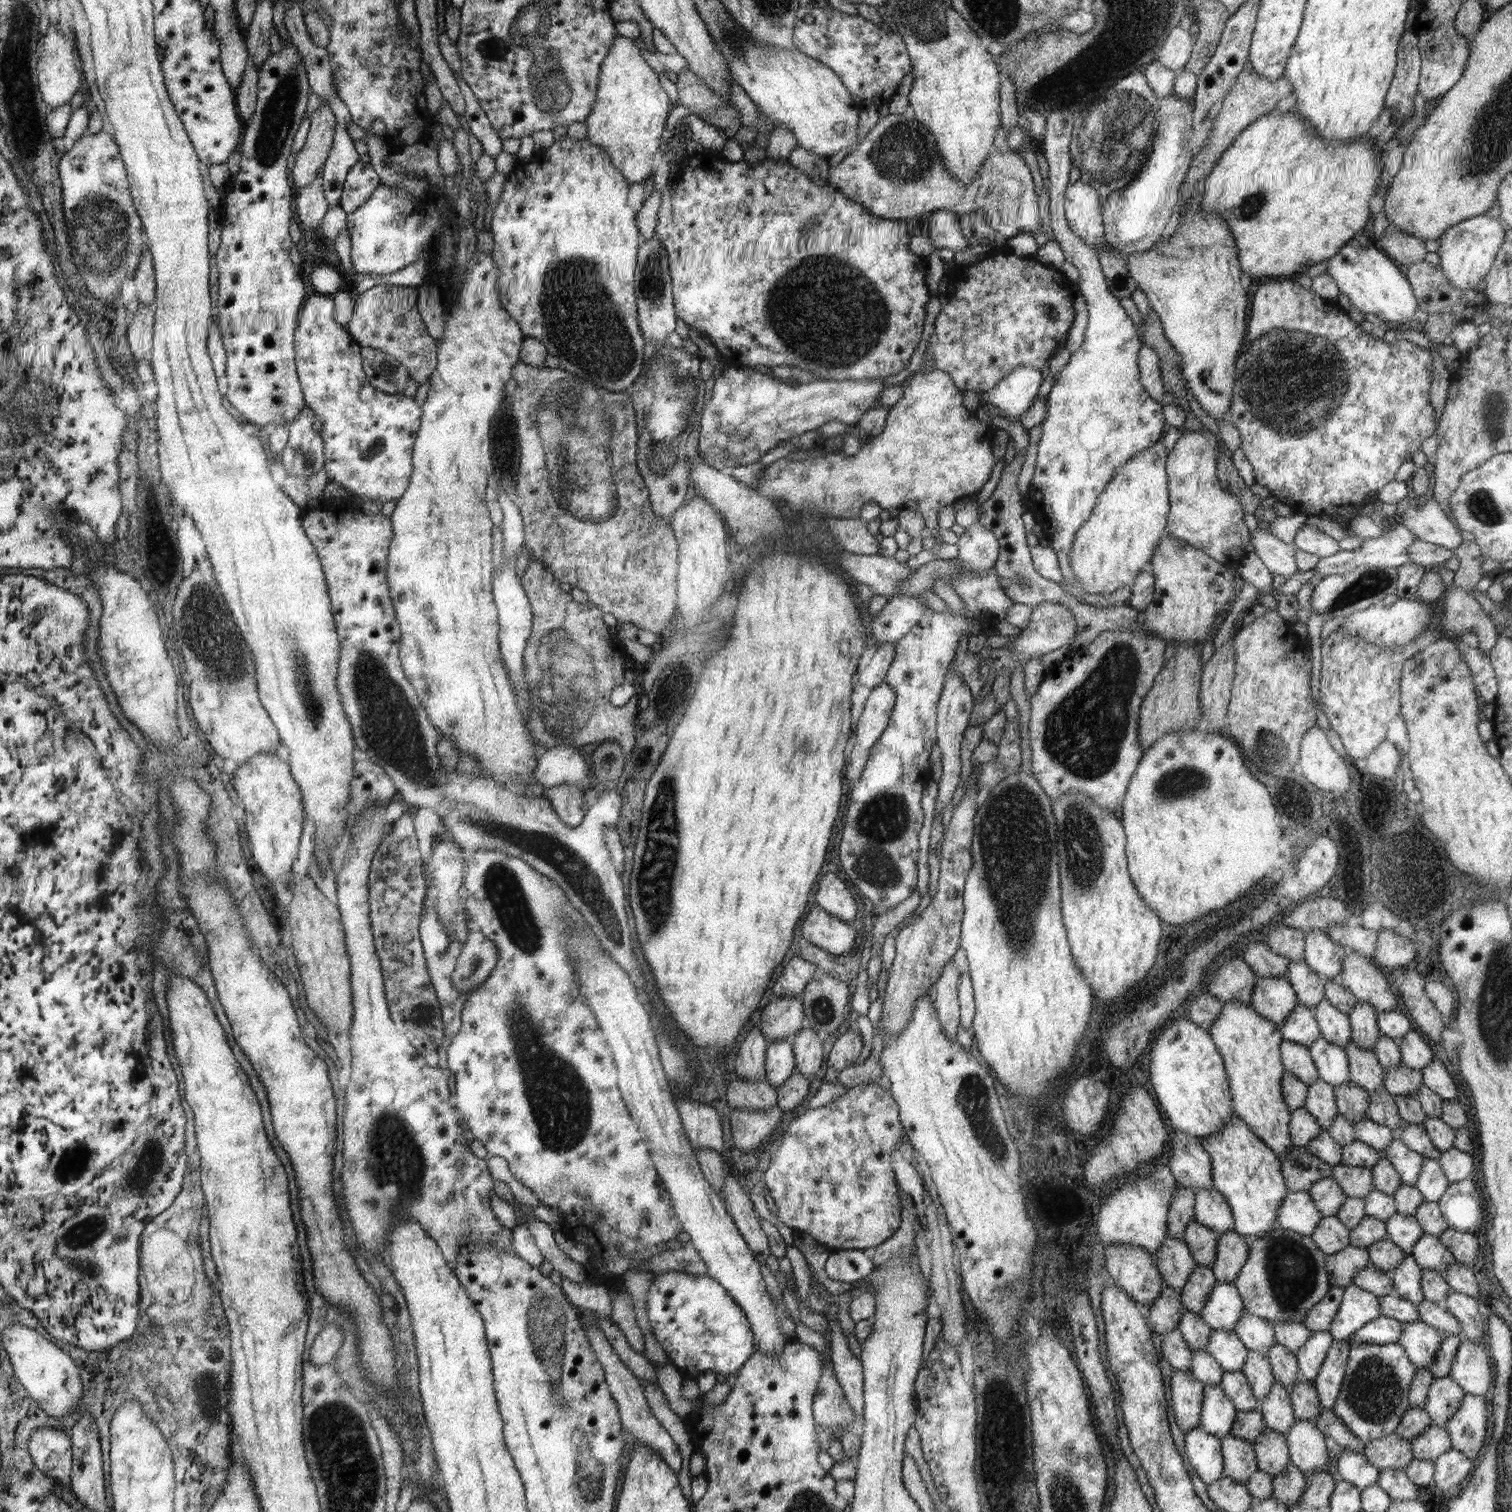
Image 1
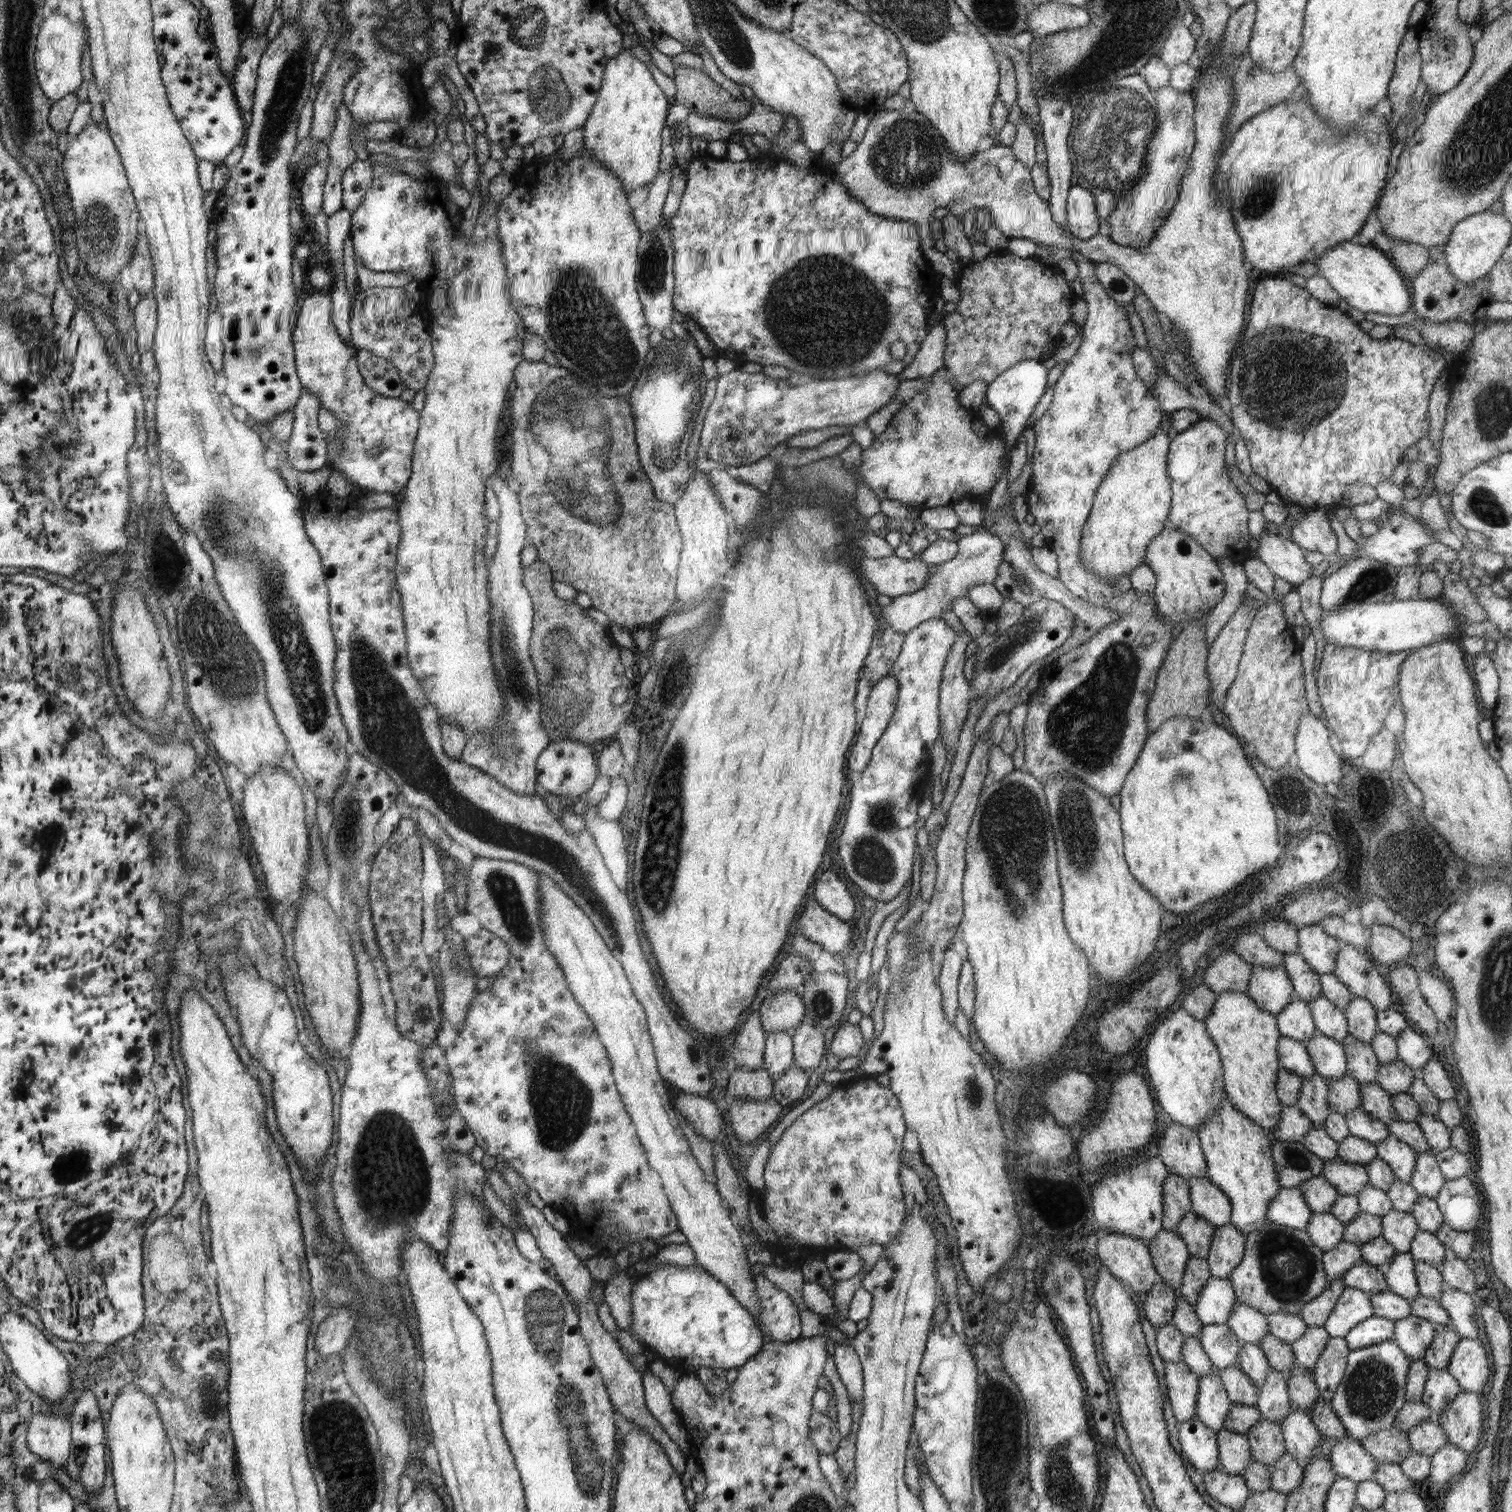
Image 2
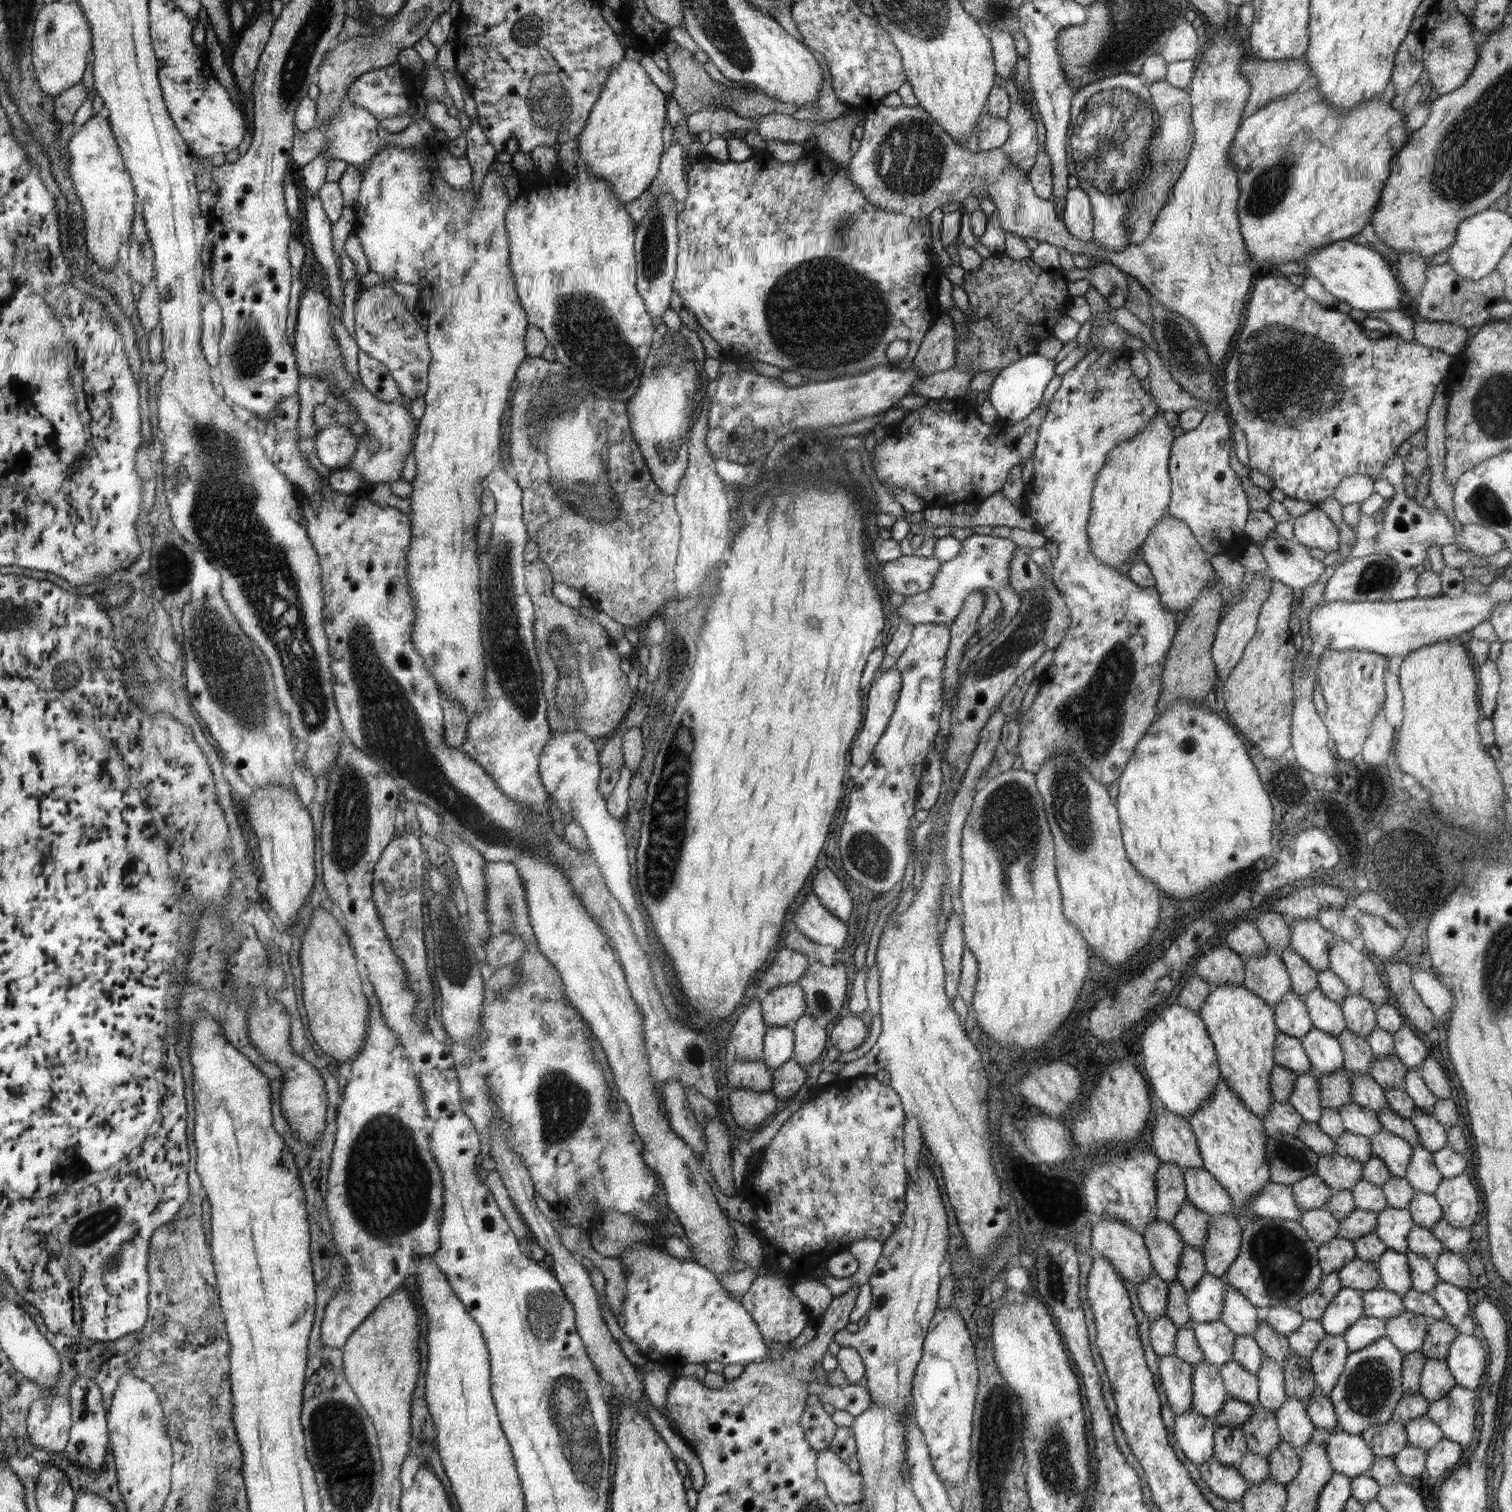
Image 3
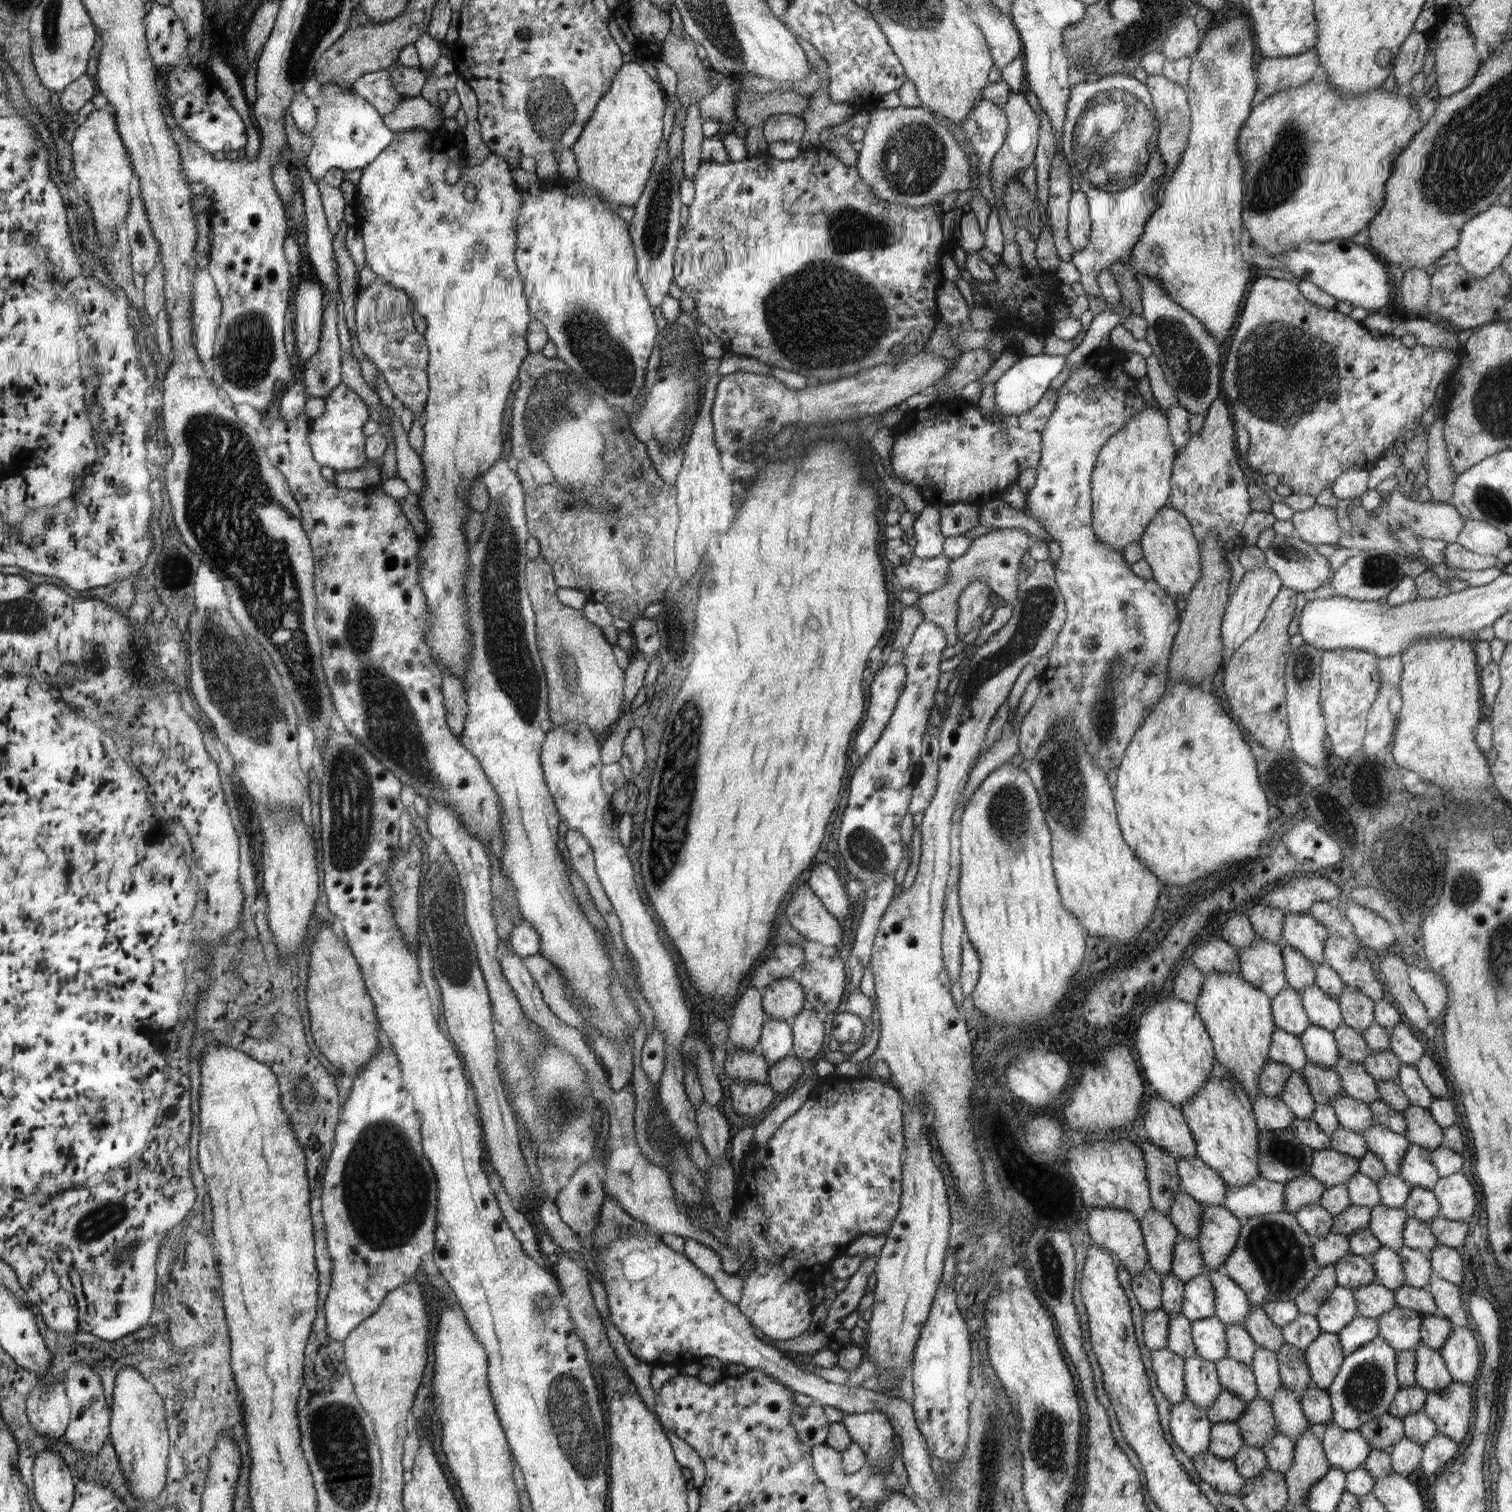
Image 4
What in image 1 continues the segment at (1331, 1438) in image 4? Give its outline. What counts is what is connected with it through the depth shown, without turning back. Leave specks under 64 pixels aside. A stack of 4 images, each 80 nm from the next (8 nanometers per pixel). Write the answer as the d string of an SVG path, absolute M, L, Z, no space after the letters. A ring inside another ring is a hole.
M1344 1450L1337 1461L1337 1479L1344 1480L1356 1486L1361 1491L1377 1484L1381 1470L1370 1464L1362 1452Z

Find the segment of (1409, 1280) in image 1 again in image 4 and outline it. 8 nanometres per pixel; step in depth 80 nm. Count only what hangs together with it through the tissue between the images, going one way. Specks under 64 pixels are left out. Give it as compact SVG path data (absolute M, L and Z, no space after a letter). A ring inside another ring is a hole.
M1381 1246L1369 1258L1376 1273L1376 1281L1380 1285L1394 1291L1406 1284L1402 1261L1395 1250Z

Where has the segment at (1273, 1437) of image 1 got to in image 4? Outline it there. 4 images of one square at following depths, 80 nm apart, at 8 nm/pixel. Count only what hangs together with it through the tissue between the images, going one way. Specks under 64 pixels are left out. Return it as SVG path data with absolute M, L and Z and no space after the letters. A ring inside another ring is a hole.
M1256 1396L1254 1401L1247 1404L1243 1415L1237 1420L1237 1426L1246 1445L1264 1448L1276 1433L1271 1405Z

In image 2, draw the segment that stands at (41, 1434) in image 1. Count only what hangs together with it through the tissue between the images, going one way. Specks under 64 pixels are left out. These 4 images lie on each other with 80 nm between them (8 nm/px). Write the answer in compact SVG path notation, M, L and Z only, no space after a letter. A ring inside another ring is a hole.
M36 1412L28 1425L28 1449L44 1462L54 1466L67 1466L71 1446L71 1422L66 1415L54 1417Z

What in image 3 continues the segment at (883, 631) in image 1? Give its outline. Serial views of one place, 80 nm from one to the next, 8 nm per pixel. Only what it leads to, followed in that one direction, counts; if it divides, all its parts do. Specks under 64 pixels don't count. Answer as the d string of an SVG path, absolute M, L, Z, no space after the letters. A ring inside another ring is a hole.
M973 534L961 543L961 549L956 558L948 562L940 563L938 572L935 574L932 586L927 591L922 591L905 598L904 604L897 609L902 620L909 620L911 624L944 624L950 626L953 620L961 611L963 602L975 590L990 588L997 592L1001 600L1002 620L996 628L979 642L965 650L960 662L960 673L964 674L972 661L979 655L980 650L991 644L998 635L1012 622L1017 615L1021 605L1021 598L1009 585L1009 564L1011 563L1013 552L1020 549L1013 541L996 536L984 536L984 534Z

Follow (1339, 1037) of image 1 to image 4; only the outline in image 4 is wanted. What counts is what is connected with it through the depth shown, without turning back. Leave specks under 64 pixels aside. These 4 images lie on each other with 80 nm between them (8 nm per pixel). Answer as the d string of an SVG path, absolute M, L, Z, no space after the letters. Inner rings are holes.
M1316 983L1299 992L1311 1024L1332 1033L1343 1023L1337 999L1327 995Z

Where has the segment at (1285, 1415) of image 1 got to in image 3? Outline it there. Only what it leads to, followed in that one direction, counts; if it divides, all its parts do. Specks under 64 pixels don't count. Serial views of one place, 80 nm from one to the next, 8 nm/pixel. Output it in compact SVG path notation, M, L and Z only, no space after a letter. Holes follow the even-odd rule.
M1263 1356L1262 1367L1258 1371L1259 1405L1267 1411L1276 1411L1286 1402L1285 1382L1282 1365Z

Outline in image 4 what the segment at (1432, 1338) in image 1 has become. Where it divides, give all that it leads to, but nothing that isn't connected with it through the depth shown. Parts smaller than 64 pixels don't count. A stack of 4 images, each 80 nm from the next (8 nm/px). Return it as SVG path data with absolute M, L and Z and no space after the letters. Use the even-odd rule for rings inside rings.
M1398 1305L1376 1318L1379 1335L1397 1351L1414 1351L1421 1343L1422 1319L1419 1313Z

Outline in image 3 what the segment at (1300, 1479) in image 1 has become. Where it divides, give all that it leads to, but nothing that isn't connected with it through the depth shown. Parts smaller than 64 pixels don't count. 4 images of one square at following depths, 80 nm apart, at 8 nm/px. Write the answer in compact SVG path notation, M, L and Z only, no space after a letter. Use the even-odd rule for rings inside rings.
M1281 1441L1278 1448L1267 1457L1269 1472L1274 1482L1286 1485L1298 1476L1301 1460L1292 1445Z

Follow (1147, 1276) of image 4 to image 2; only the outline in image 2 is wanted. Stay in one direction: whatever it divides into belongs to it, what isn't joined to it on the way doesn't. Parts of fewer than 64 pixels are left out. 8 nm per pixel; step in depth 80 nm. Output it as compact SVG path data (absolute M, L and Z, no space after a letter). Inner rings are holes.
M1164 1281L1154 1284L1152 1290L1145 1294L1142 1308L1145 1317L1156 1327L1171 1322L1176 1308L1178 1290L1168 1286Z

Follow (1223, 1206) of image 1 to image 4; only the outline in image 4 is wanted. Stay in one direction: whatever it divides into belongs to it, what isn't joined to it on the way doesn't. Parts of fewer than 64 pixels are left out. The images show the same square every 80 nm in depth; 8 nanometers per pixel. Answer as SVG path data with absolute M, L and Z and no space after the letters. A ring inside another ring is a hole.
M1197 1156L1176 1158L1181 1187L1201 1205L1222 1206L1227 1195L1226 1185L1219 1174Z

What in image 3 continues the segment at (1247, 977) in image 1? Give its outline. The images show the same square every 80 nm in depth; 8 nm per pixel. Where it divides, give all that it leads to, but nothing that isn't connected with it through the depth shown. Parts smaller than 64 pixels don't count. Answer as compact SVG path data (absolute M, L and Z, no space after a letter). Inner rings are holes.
M1227 946L1207 947L1194 960L1196 975L1210 984L1242 984L1244 959Z

